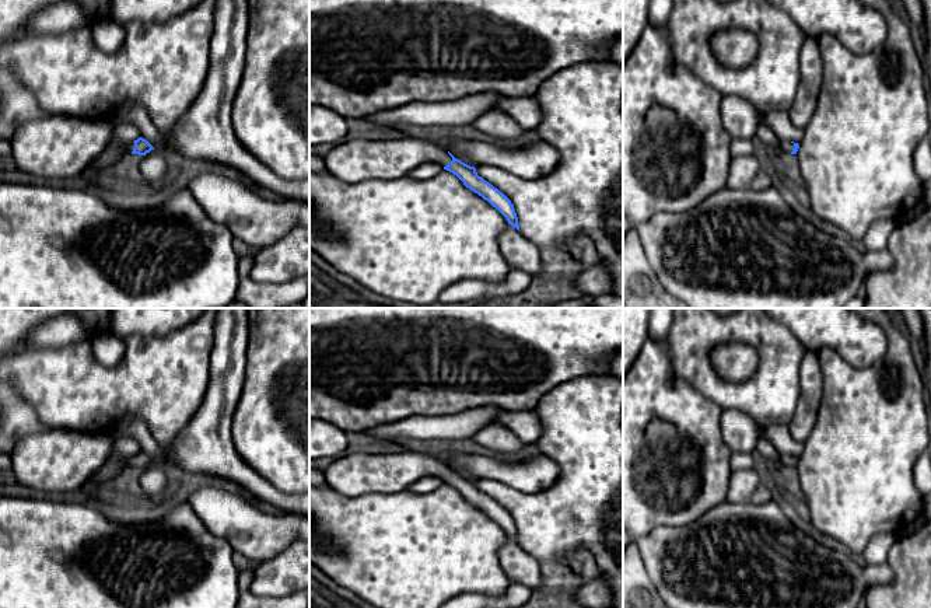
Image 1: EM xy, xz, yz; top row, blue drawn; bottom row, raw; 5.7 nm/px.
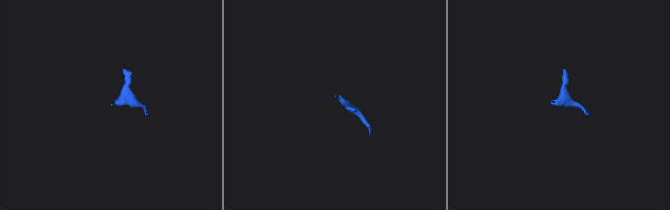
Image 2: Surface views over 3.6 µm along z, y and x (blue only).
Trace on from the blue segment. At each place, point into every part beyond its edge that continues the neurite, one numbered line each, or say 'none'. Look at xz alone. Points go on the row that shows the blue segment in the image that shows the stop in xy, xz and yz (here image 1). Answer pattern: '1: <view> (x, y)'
1: xz (356, 161)

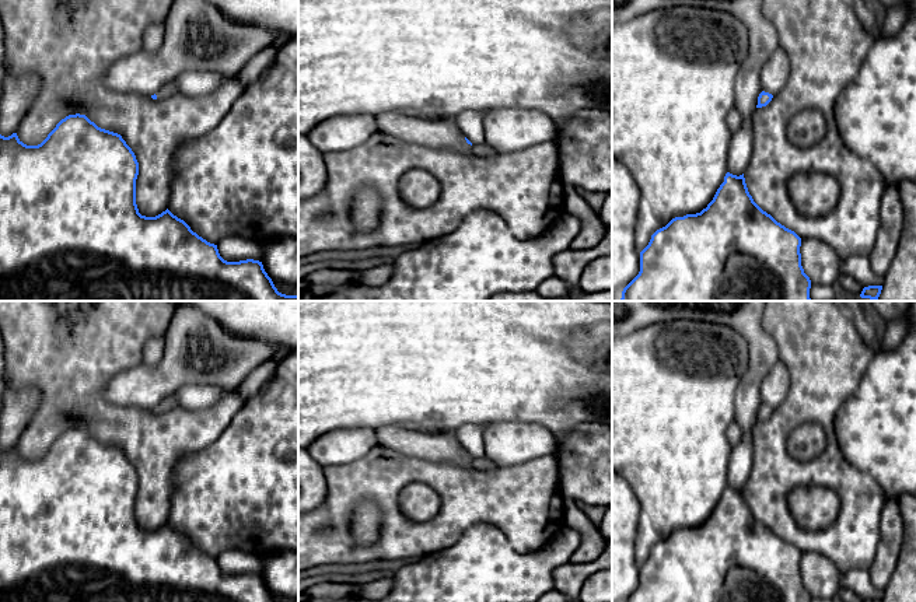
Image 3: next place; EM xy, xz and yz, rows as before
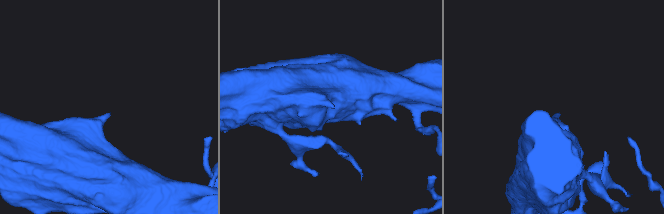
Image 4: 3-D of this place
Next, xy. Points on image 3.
1: xy (170, 88)

